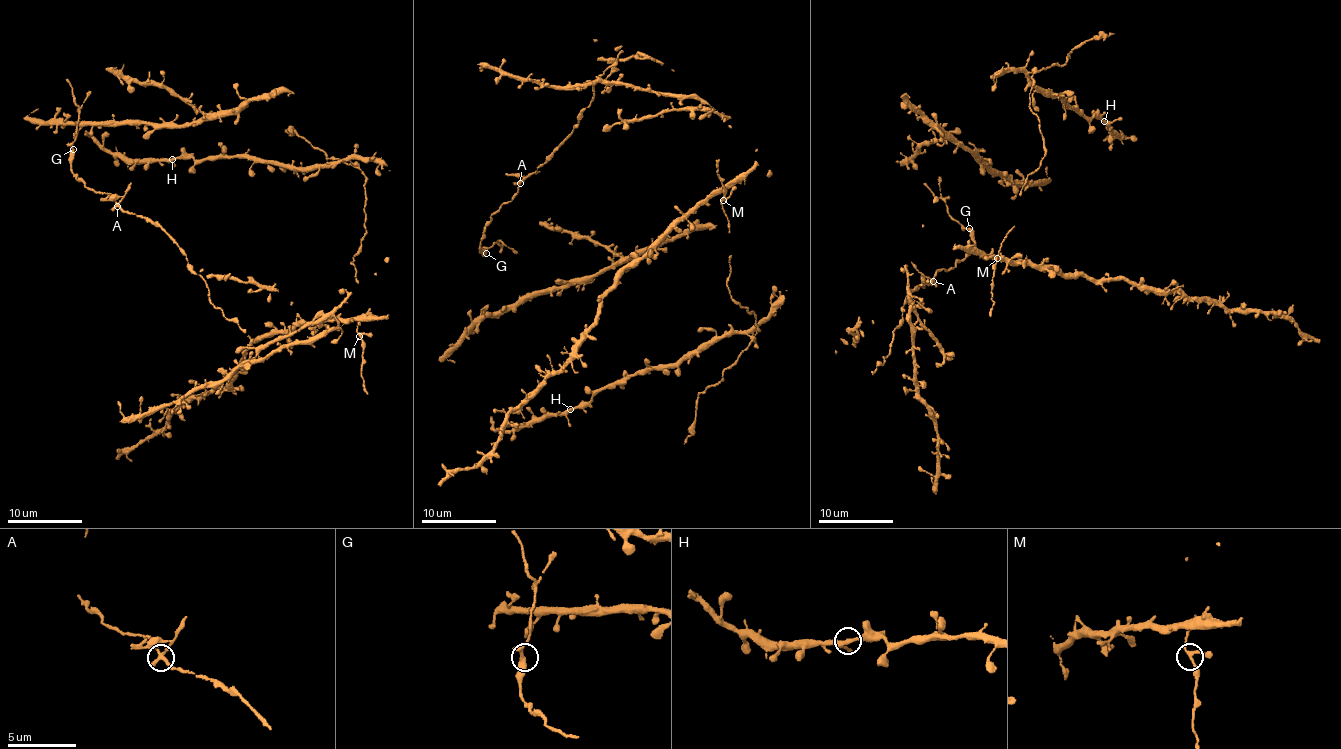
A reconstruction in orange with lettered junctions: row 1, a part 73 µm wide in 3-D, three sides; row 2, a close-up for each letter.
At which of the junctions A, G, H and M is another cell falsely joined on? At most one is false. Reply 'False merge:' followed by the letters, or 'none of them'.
False merge: A

